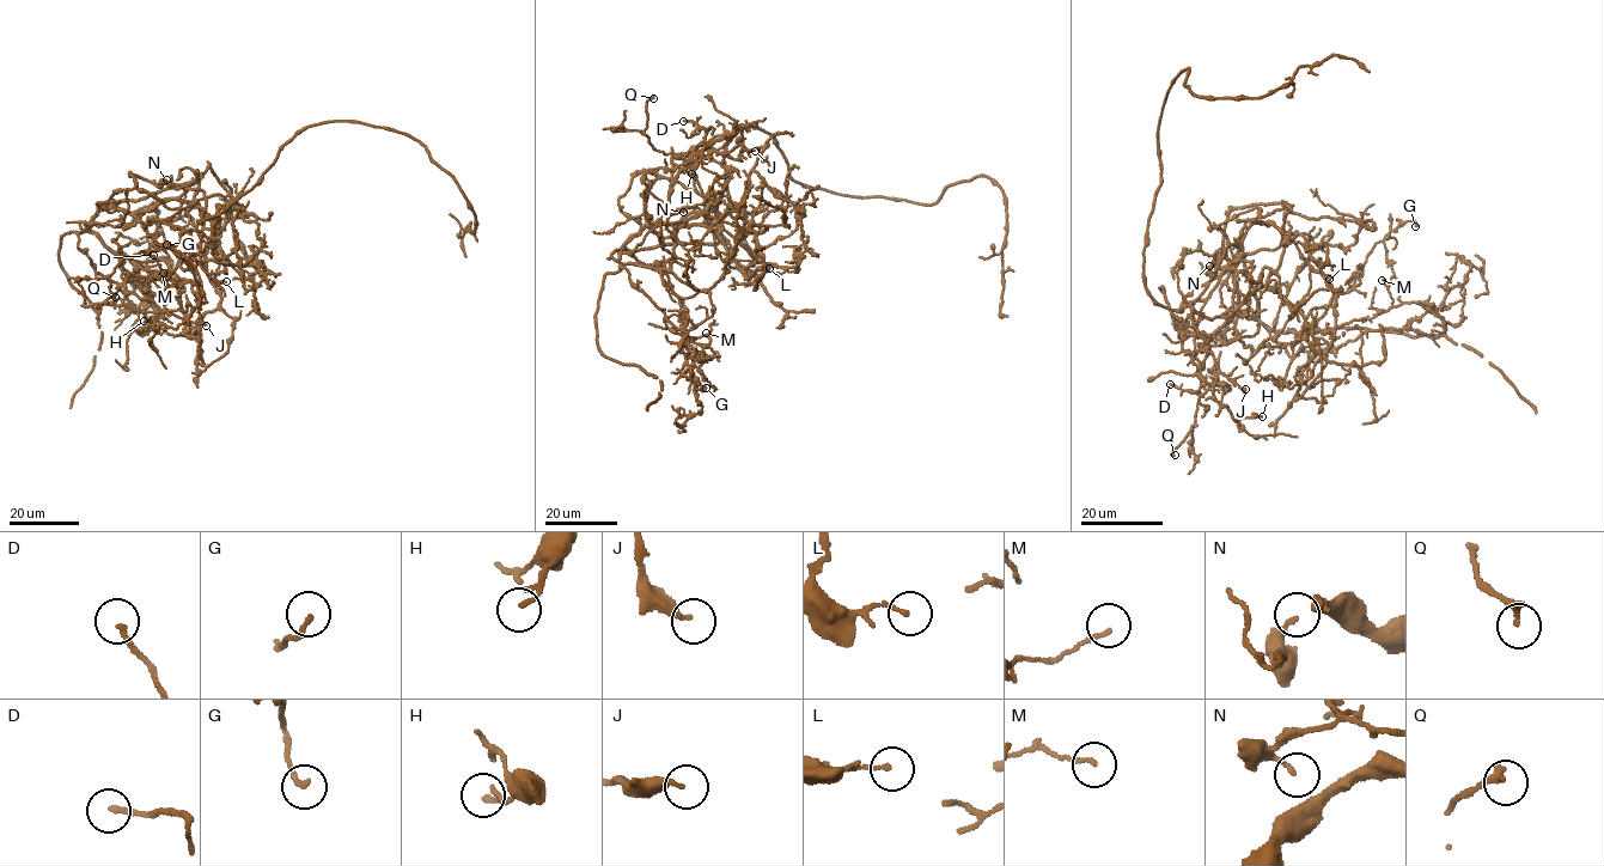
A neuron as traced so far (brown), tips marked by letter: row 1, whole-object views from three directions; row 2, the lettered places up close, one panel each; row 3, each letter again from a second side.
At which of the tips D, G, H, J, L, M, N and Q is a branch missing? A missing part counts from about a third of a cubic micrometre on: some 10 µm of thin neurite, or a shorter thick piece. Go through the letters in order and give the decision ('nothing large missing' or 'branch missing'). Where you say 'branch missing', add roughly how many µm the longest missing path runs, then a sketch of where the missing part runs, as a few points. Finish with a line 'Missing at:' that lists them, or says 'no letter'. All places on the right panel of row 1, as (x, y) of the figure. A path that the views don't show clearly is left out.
D: nothing large missing
G: nothing large missing
H: nothing large missing
J: nothing large missing
L: nothing large missing
M: nothing large missing
N: nothing large missing
Q: nothing large missing
Missing at: no letter

